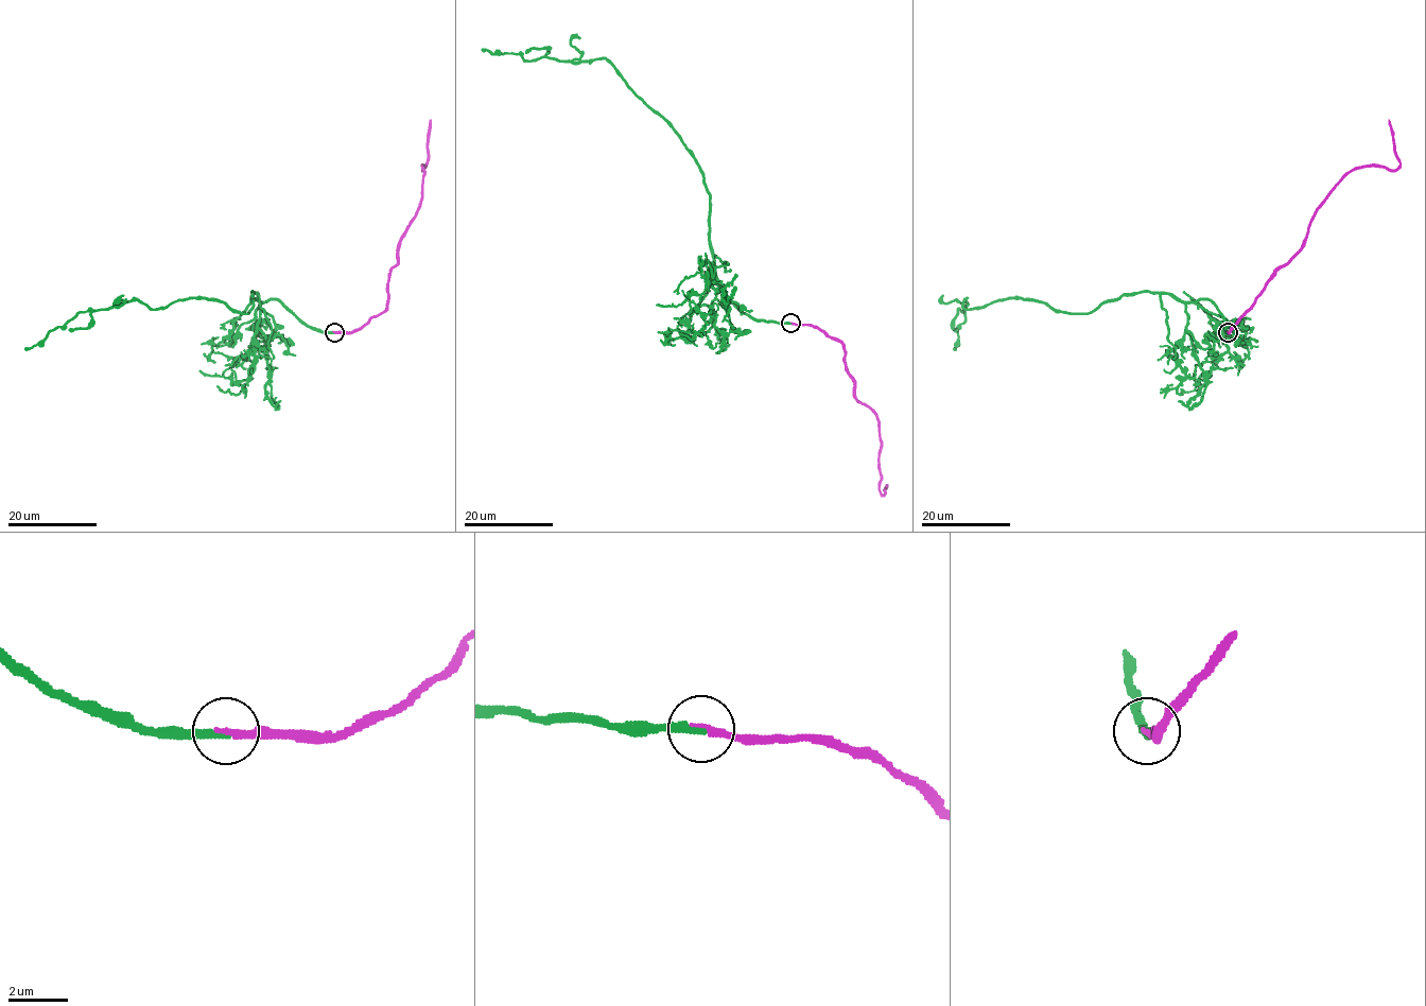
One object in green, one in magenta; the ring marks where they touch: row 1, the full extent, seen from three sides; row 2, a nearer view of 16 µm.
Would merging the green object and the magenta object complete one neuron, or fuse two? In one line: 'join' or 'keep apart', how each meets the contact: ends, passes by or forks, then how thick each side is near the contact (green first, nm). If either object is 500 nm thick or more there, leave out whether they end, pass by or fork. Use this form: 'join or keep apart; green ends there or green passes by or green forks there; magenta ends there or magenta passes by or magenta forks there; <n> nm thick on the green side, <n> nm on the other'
join; green ends there; magenta ends there; 240 nm thick on the green side, 240 nm on the other

